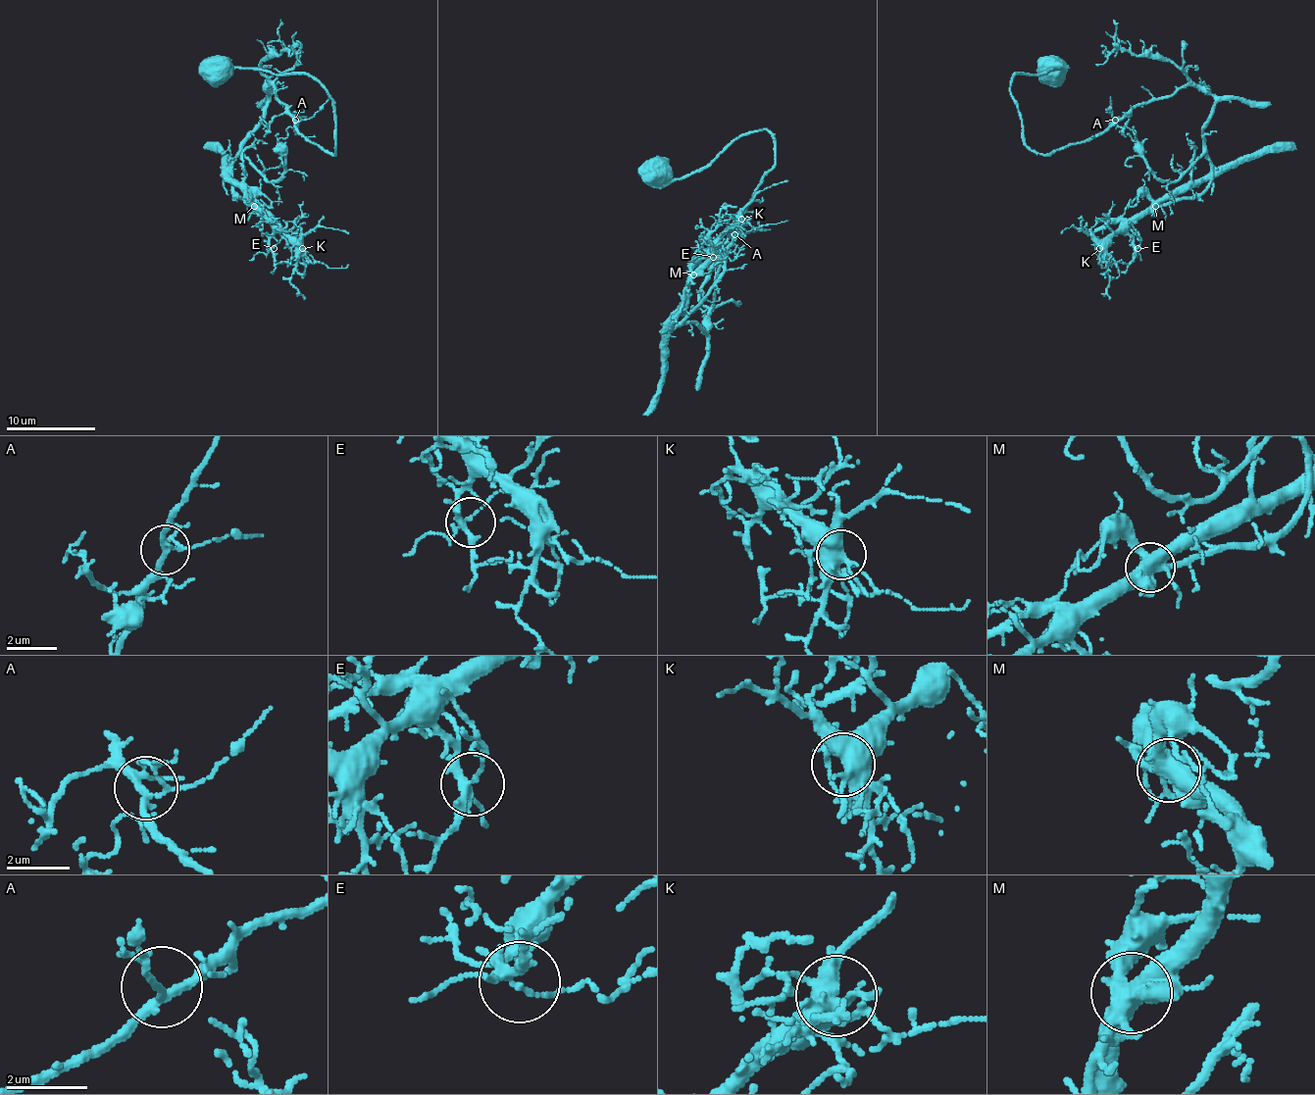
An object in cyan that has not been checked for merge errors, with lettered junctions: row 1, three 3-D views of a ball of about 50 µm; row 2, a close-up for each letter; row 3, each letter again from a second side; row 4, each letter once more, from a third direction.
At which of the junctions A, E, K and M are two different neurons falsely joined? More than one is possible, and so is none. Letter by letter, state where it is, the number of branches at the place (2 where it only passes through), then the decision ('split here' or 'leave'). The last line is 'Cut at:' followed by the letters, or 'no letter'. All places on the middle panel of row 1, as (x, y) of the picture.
A: (734, 234) | 4 | leave
E: (713, 257) | 4 | leave
K: (741, 219) | 7 | leave
M: (693, 274) | 5 | split here
Cut at: M

